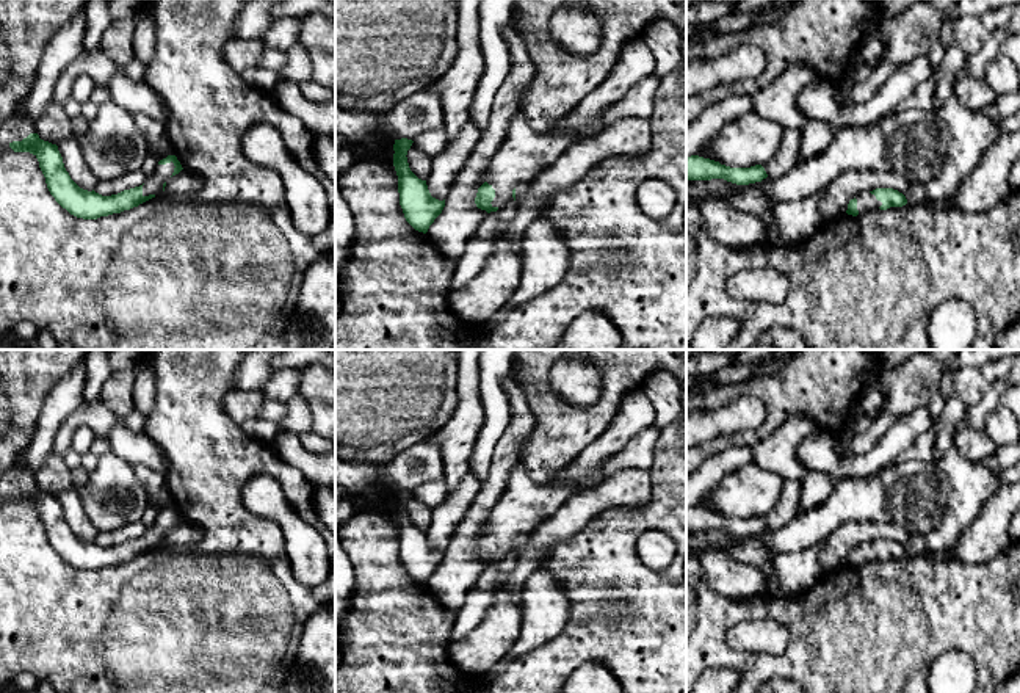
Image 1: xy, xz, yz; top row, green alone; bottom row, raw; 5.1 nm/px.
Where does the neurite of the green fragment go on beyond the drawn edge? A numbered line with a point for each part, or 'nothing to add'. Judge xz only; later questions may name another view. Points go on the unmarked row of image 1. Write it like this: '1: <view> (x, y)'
1: xz (525, 504)

